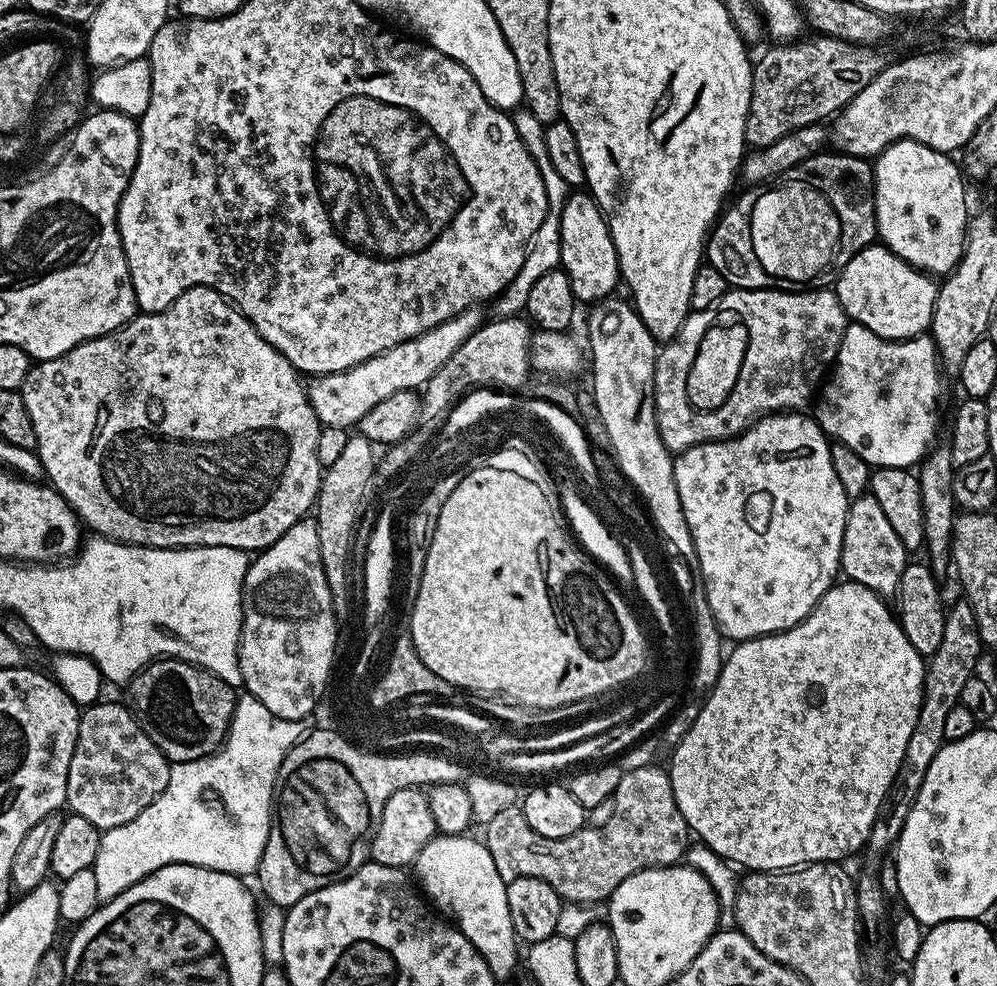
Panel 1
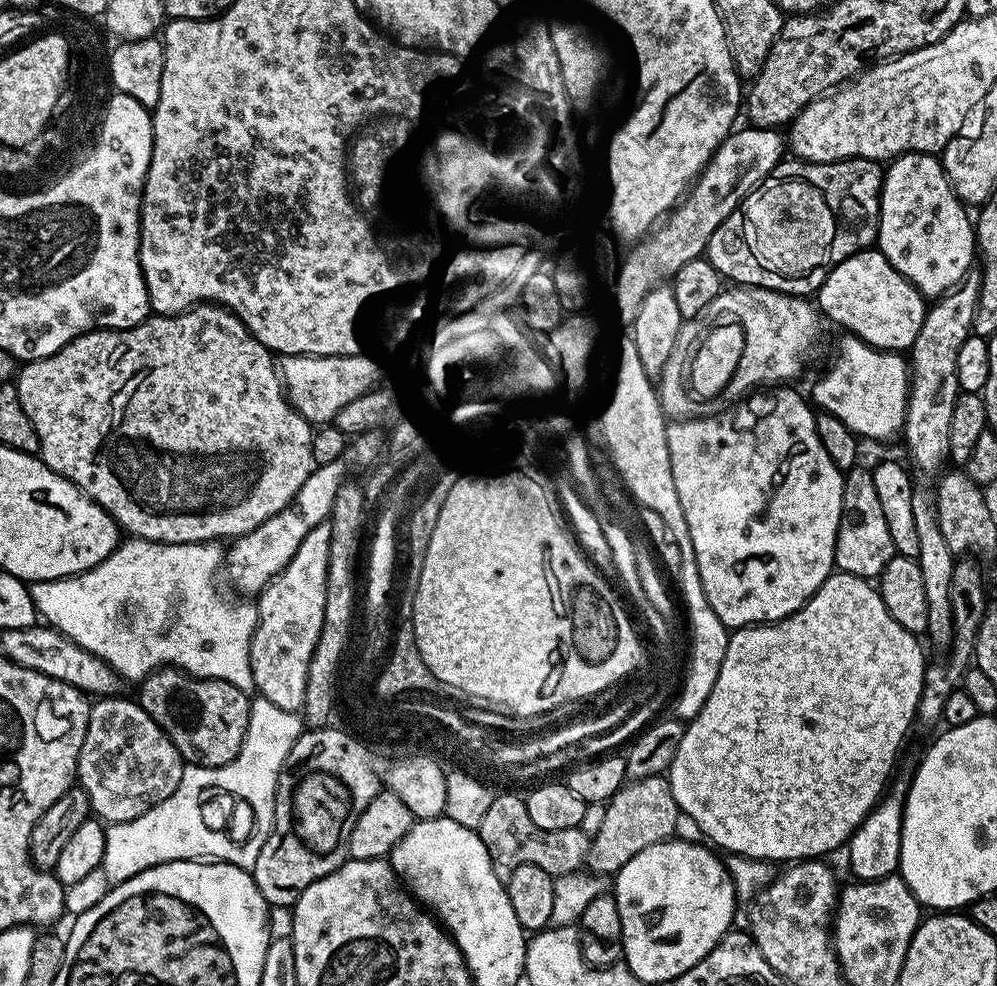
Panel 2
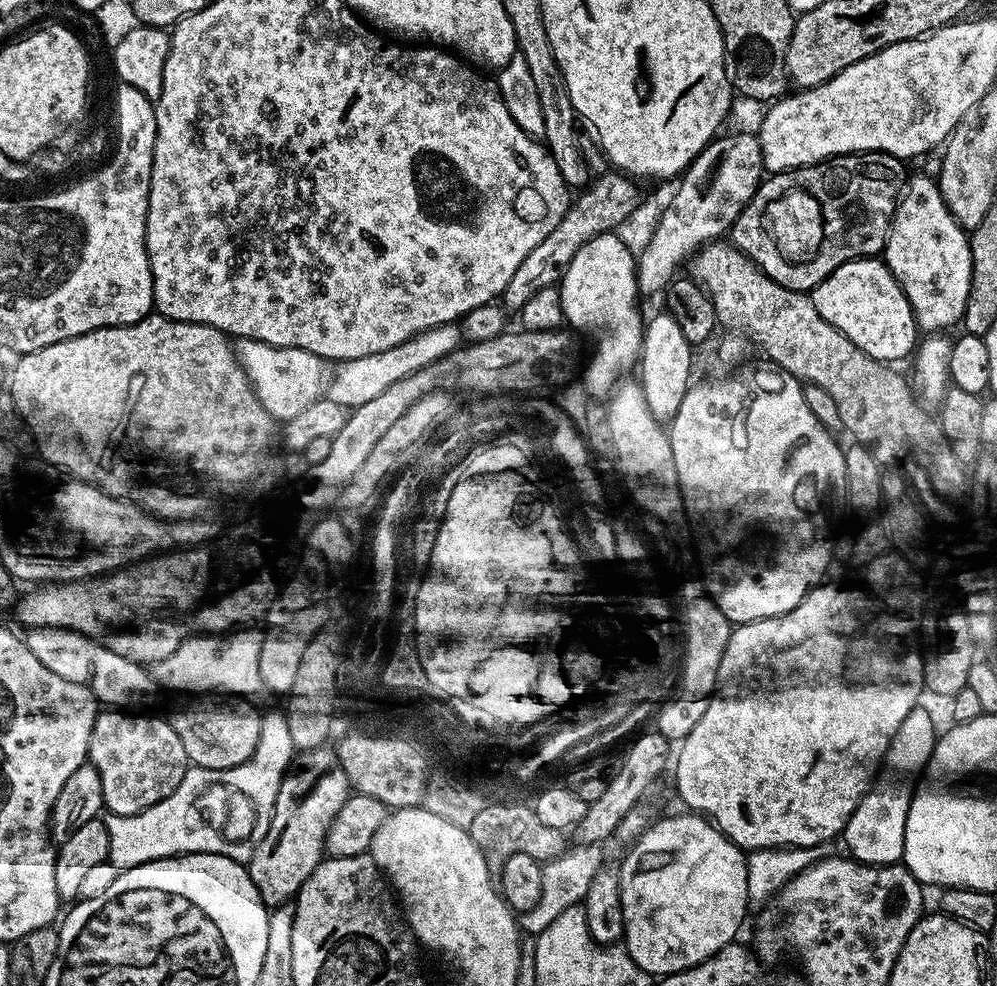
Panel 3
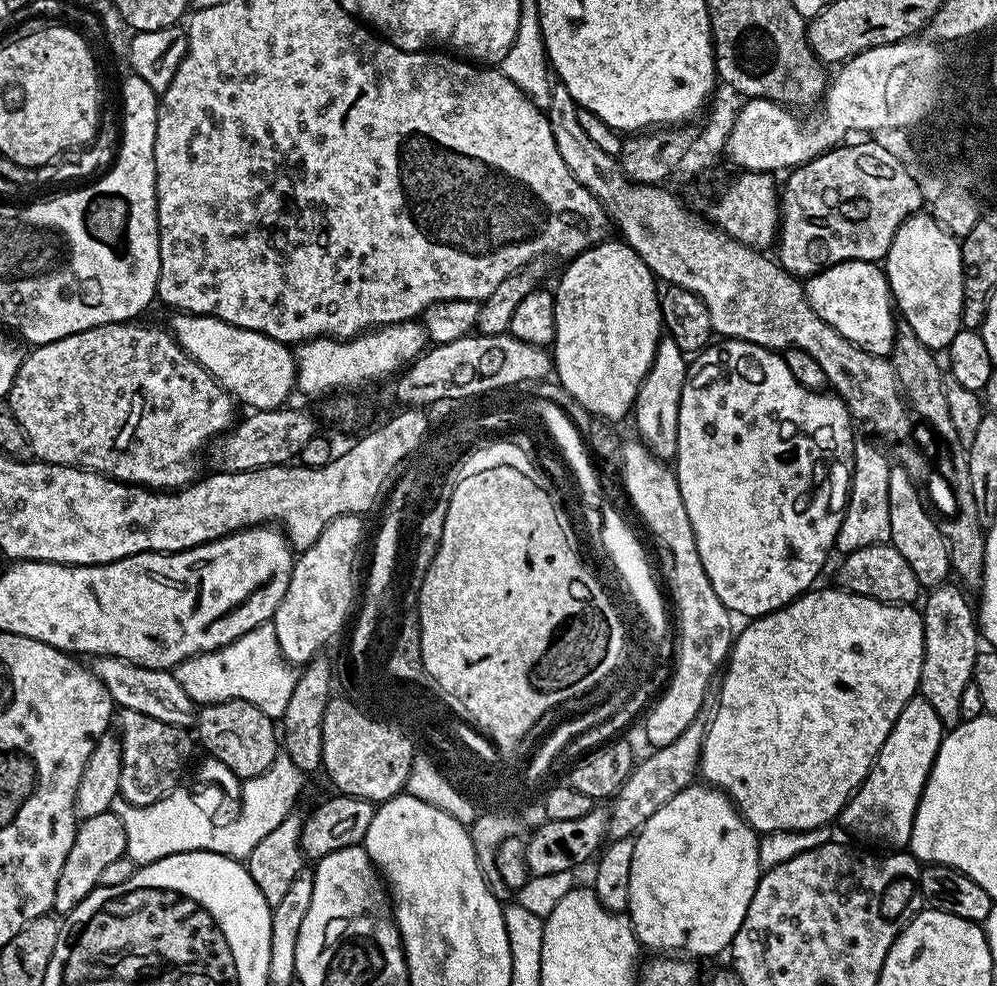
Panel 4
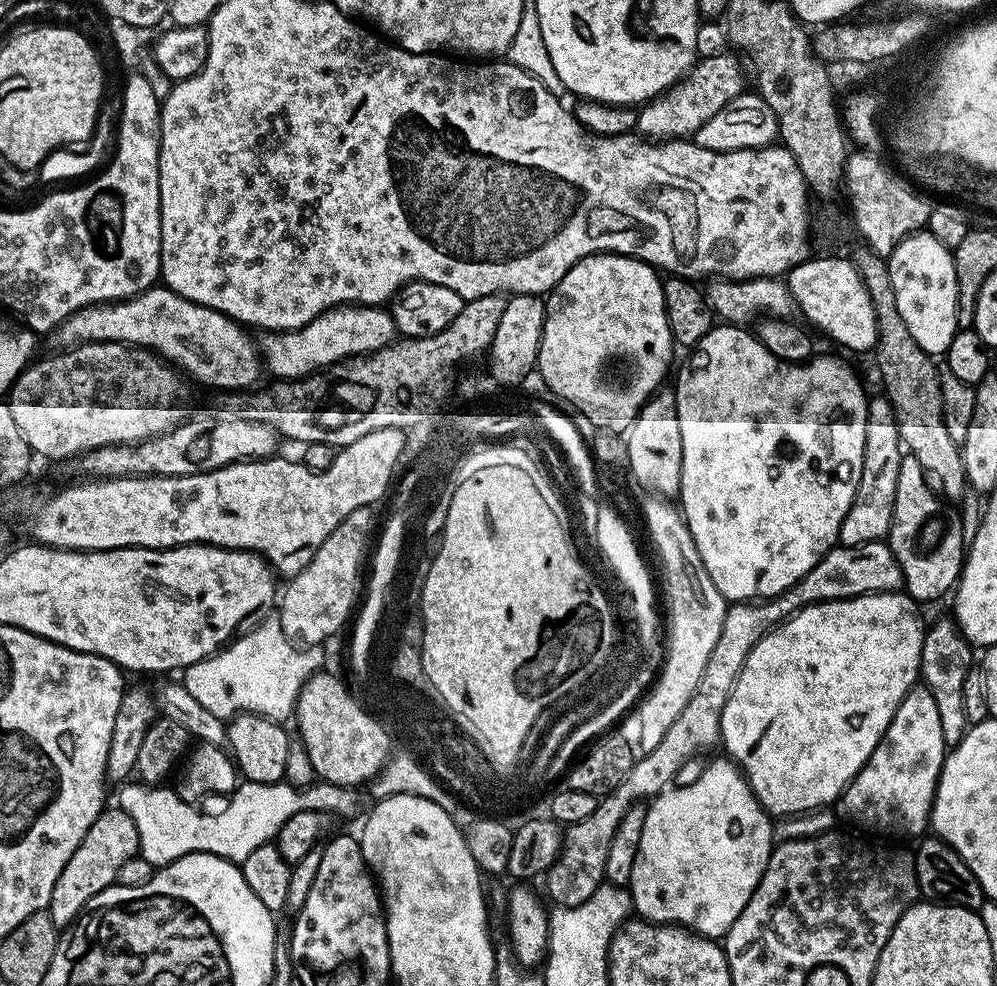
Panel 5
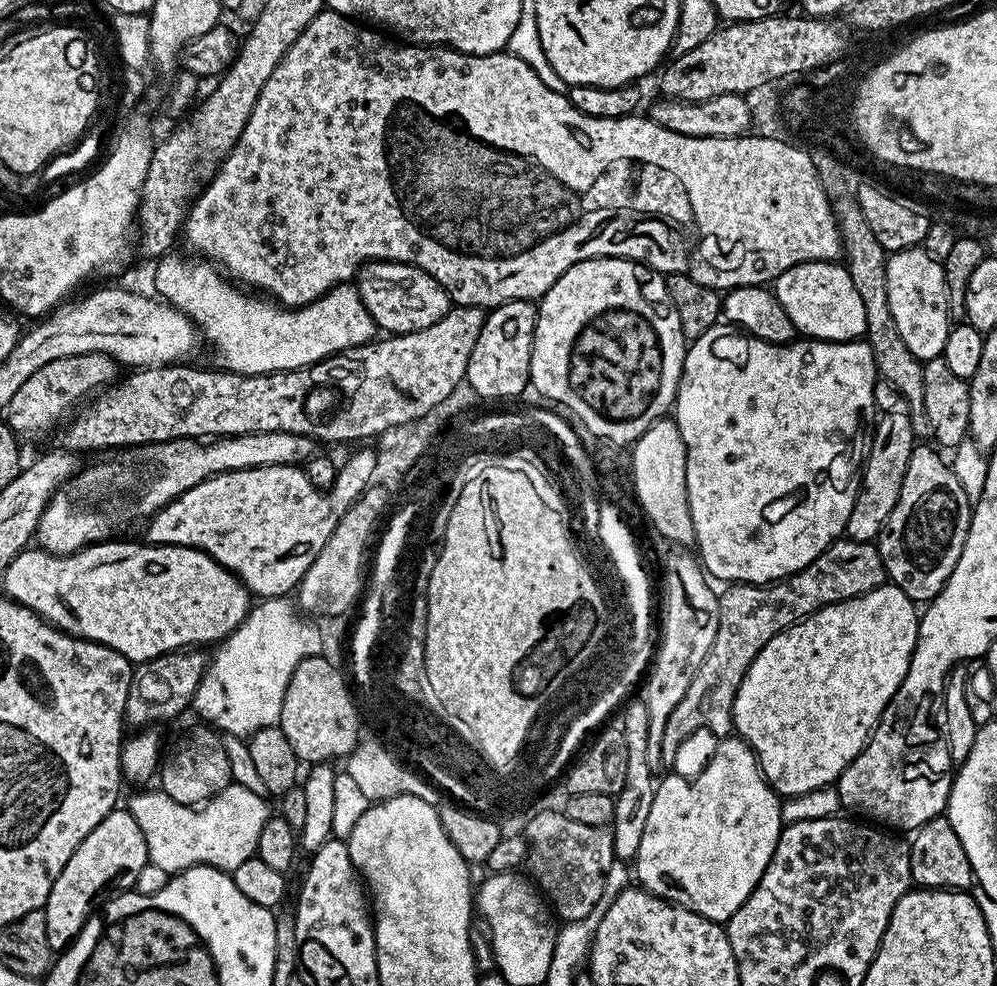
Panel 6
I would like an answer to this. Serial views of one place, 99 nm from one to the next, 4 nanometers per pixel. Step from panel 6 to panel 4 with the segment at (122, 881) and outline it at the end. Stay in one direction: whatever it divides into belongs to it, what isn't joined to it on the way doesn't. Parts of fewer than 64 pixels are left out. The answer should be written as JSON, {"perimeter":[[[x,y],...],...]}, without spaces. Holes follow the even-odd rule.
{"perimeter":[[[112,811],[94,814],[94,818],[80,820],[76,829],[74,846],[70,846],[70,854],[66,854],[66,862],[62,862],[62,874],[58,874],[58,886],[54,890],[53,909],[57,913],[67,914],[97,888],[102,878],[102,870],[110,866],[118,858],[126,855],[126,829],[122,818]]]}

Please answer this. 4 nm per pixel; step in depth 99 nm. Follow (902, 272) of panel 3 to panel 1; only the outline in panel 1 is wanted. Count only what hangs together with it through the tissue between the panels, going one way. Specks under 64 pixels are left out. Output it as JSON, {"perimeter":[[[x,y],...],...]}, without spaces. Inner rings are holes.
{"perimeter":[[[899,140],[874,160],[874,199],[879,239],[895,256],[936,278],[943,278],[956,269],[956,263],[964,253],[970,219],[968,200],[964,197],[965,177],[961,165],[957,161],[955,164],[952,159],[949,153],[934,150],[917,140]]]}

